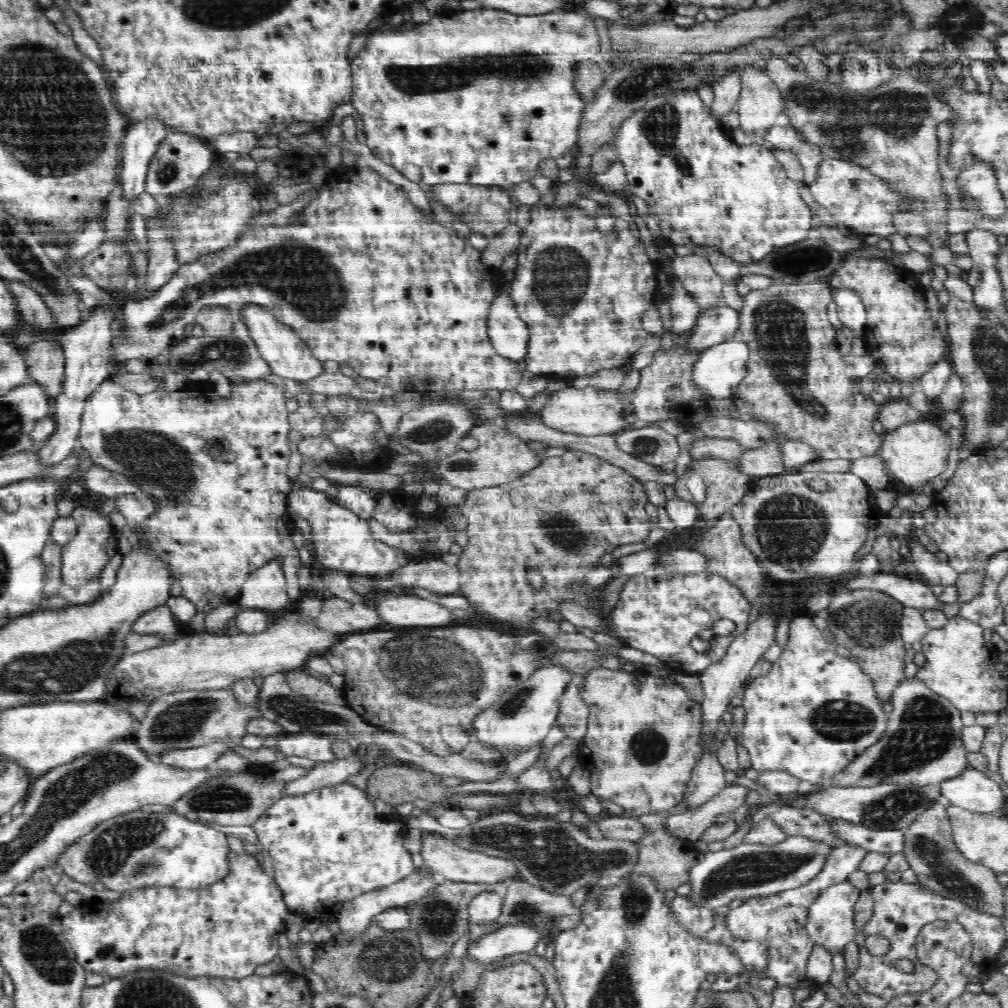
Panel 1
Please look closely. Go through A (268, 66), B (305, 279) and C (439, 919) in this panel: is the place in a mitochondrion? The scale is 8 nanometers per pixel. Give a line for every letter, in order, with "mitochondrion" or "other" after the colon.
A: other
B: mitochondrion
C: mitochondrion

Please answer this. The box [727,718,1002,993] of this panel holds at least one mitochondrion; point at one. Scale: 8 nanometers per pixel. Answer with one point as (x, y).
(929, 852)

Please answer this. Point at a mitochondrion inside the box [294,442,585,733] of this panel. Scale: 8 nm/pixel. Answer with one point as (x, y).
(432, 675)

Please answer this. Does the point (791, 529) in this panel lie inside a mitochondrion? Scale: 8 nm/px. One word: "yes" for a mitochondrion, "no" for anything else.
yes

